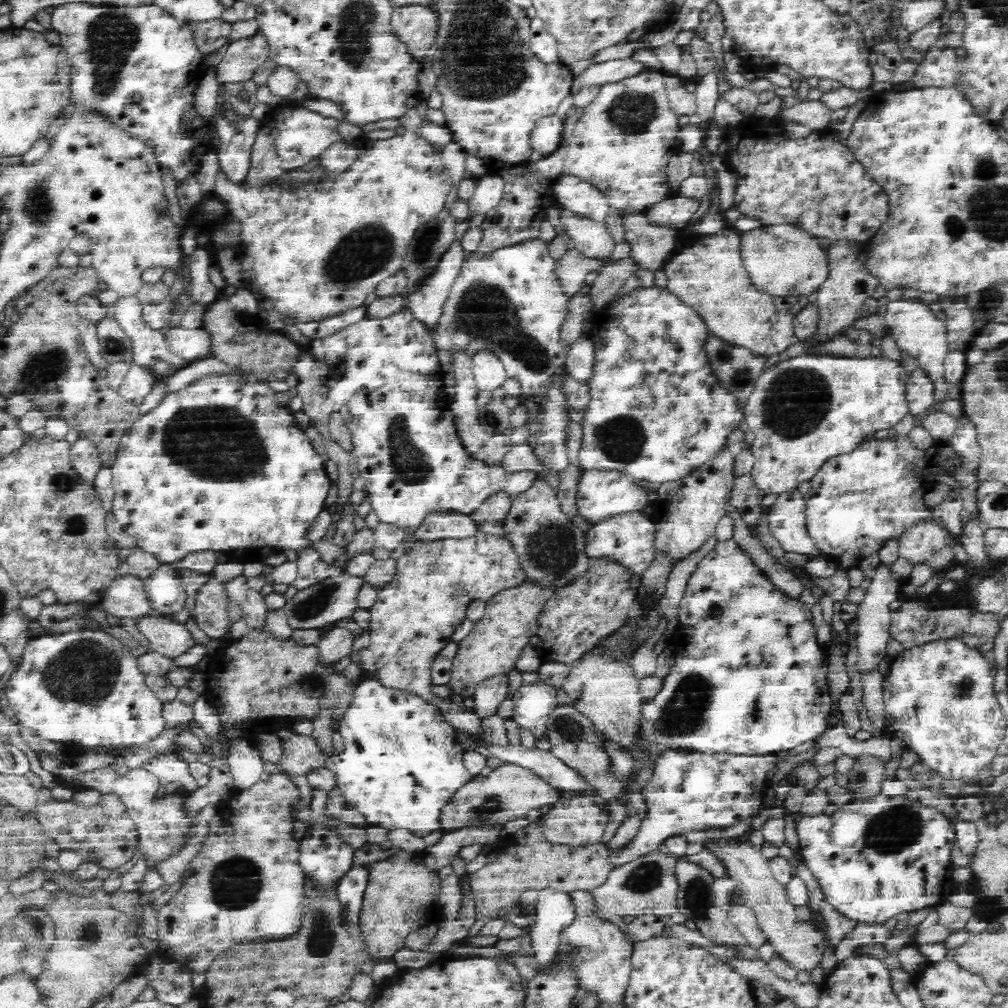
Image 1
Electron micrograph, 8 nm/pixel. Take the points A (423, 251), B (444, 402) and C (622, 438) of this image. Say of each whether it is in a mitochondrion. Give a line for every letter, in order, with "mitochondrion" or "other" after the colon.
A: mitochondrion
B: other
C: mitochondrion

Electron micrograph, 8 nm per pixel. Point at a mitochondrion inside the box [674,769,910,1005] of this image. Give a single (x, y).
(695, 894)

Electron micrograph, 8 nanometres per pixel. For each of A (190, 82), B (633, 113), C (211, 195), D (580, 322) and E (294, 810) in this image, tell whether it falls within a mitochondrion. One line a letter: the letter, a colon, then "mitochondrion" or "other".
A: other
B: mitochondrion
C: other
D: other
E: other

